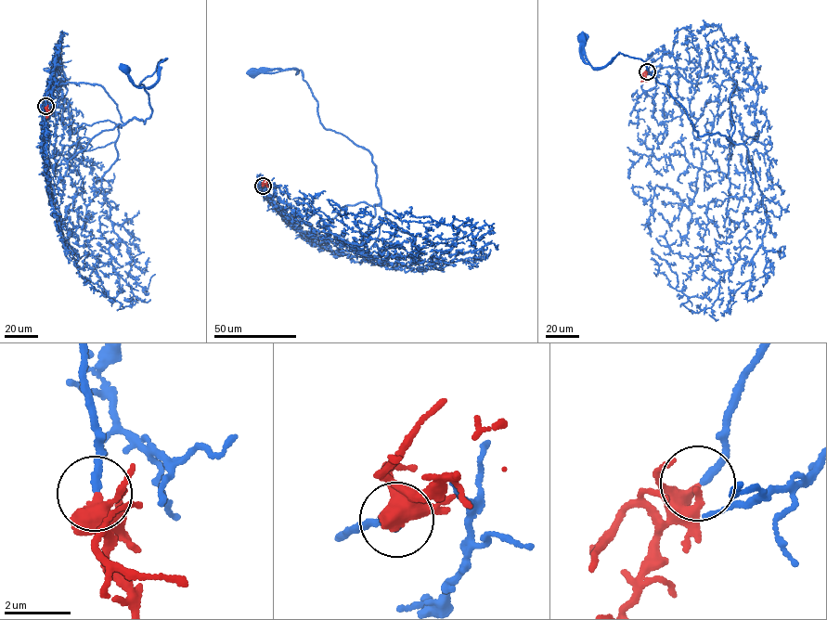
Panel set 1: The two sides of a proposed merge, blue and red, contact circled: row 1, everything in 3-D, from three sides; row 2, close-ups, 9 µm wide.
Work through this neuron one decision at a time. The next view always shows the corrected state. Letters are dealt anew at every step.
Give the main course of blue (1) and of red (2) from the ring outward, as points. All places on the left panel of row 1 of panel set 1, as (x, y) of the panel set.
1: (45, 107), (51, 78), (45, 103), (99, 84), (144, 123), (140, 83), (166, 58), (148, 87), (123, 71)
2: (45, 107), (46, 118)

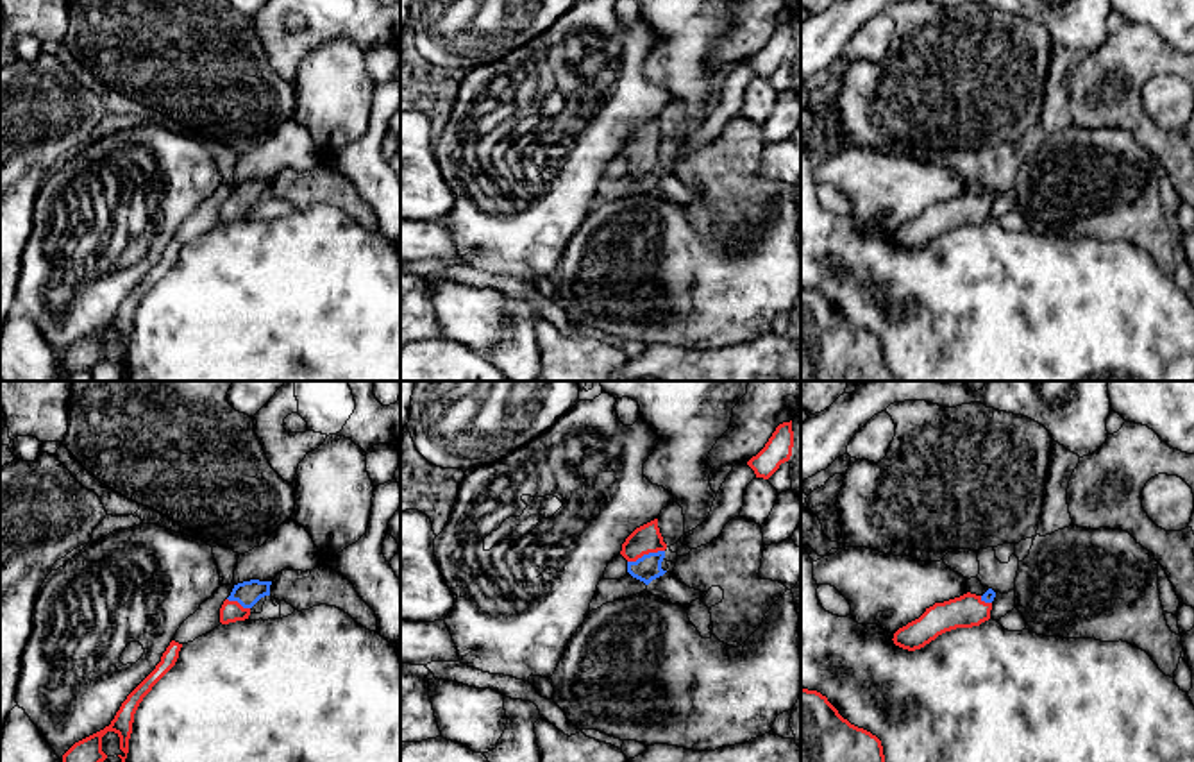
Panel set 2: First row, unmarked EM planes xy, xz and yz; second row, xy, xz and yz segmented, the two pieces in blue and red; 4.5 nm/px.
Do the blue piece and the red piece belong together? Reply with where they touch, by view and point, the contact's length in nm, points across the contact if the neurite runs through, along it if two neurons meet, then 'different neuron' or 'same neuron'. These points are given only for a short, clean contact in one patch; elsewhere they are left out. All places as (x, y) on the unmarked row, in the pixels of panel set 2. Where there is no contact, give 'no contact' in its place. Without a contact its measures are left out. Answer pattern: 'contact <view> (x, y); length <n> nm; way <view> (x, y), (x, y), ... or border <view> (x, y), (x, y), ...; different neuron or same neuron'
contact xz (646, 154); length 180 nm; way xz (647, 167), (646, 154), (646, 138); same neuron

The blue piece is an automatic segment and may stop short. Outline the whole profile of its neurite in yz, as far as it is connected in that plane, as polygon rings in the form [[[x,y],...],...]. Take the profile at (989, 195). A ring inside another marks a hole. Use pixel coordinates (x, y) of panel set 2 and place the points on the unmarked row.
[[[988,188],[983,195],[967,191],[960,197],[935,202],[919,218],[899,227],[892,240],[903,249],[915,250],[946,231],[980,225],[990,218],[994,197],[996,191]]]

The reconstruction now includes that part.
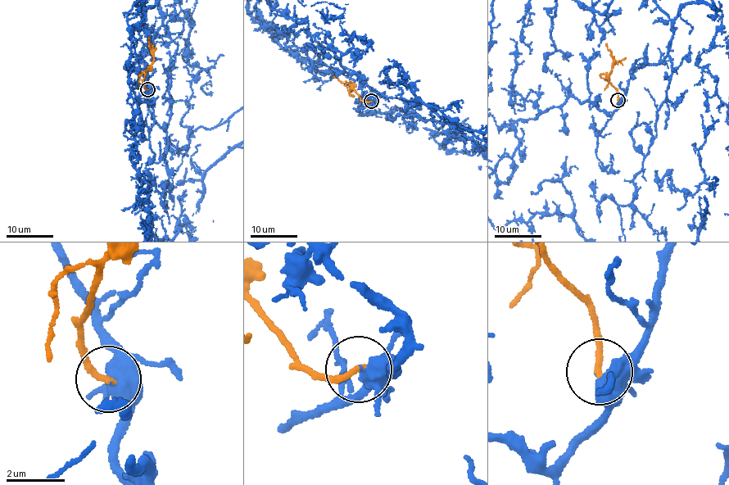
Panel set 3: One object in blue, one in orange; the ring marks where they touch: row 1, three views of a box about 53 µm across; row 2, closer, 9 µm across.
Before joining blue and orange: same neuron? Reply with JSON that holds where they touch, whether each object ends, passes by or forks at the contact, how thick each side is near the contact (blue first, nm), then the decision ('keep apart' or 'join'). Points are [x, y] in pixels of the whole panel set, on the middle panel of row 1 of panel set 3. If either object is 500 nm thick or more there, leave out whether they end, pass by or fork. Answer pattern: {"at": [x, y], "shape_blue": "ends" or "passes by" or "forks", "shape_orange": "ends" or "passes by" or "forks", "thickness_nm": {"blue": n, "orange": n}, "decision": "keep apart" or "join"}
{"at": [371, 101], "shape_blue": "passes by", "shape_orange": "ends", "thickness_nm": {"blue": 400, "orange": 220}, "decision": "join"}

